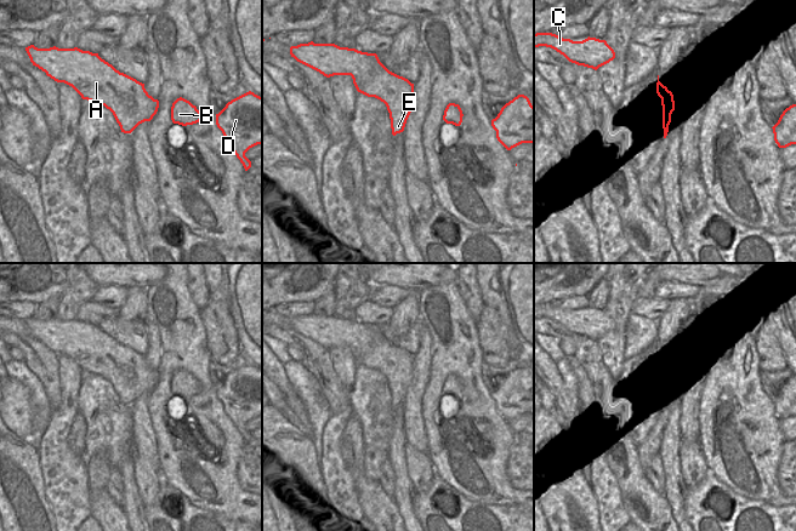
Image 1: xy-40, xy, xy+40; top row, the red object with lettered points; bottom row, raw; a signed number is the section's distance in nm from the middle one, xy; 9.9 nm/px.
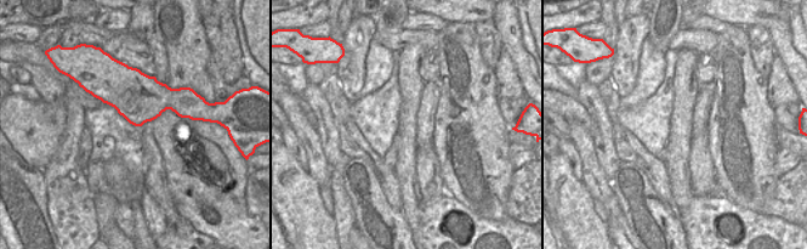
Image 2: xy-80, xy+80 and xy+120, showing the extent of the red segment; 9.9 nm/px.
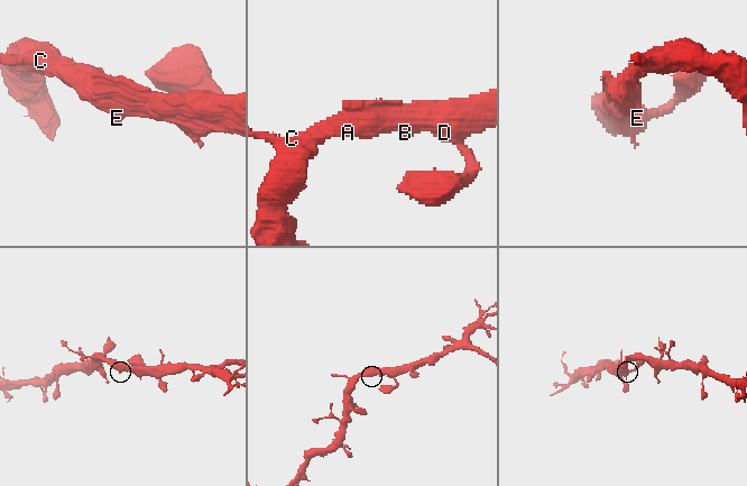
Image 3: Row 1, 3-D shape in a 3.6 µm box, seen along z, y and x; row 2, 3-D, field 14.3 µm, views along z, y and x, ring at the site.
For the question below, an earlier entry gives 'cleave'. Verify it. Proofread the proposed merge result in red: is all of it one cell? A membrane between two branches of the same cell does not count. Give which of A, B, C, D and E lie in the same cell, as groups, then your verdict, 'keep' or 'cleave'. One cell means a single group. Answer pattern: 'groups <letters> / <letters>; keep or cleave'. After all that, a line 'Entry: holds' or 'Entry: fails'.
groups A B C D E; keep
Entry: fails

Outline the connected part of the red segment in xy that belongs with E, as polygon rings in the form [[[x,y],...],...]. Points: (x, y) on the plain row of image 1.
[[[311,313],[291,318],[290,326],[326,349],[351,347],[358,364],[386,376],[392,406],[404,402],[414,376],[414,355],[390,343],[376,325]]]

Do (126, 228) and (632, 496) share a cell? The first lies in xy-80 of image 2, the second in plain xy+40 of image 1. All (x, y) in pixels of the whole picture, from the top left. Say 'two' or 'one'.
two

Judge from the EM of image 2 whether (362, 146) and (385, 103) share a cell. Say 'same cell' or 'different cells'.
different cells

